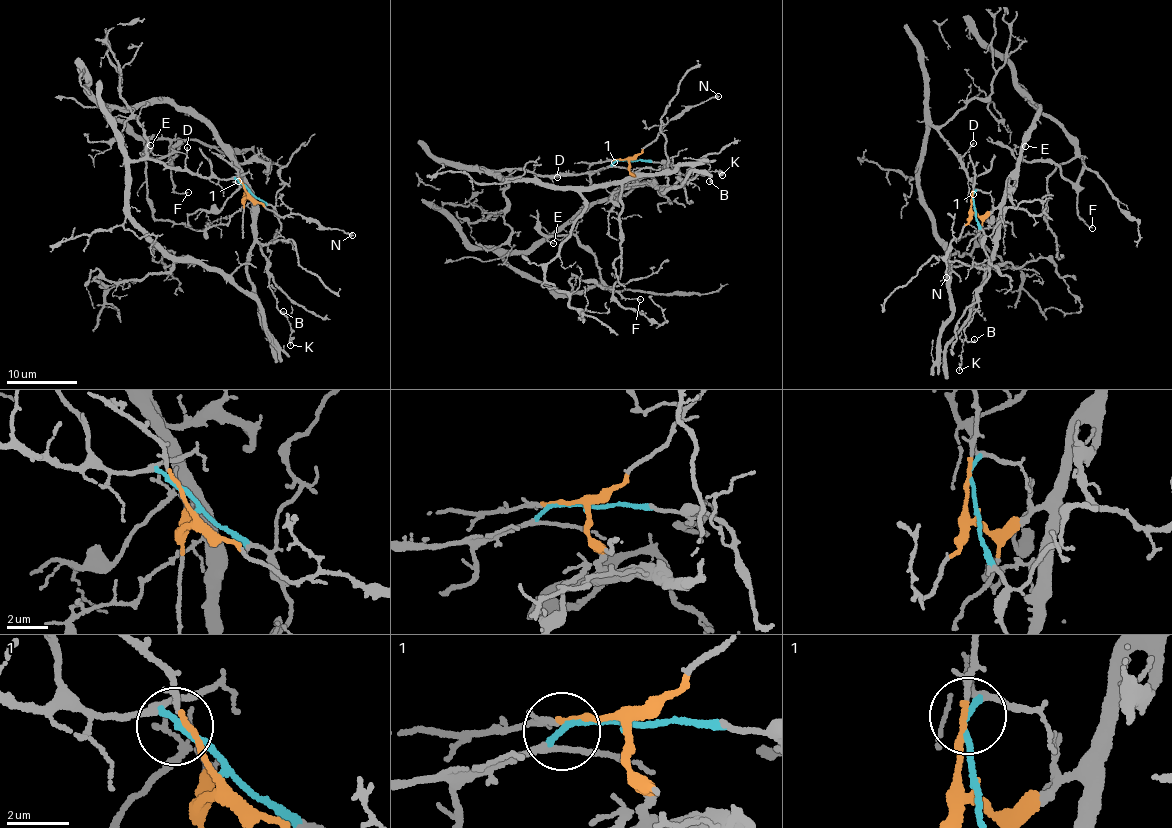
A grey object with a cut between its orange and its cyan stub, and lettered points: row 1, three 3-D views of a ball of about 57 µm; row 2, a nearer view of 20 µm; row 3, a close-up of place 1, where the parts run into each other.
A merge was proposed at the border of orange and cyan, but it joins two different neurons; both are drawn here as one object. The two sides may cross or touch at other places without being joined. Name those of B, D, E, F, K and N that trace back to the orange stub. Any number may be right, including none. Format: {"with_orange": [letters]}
{"with_orange": ["B", "E", "F", "K", "N"]}

